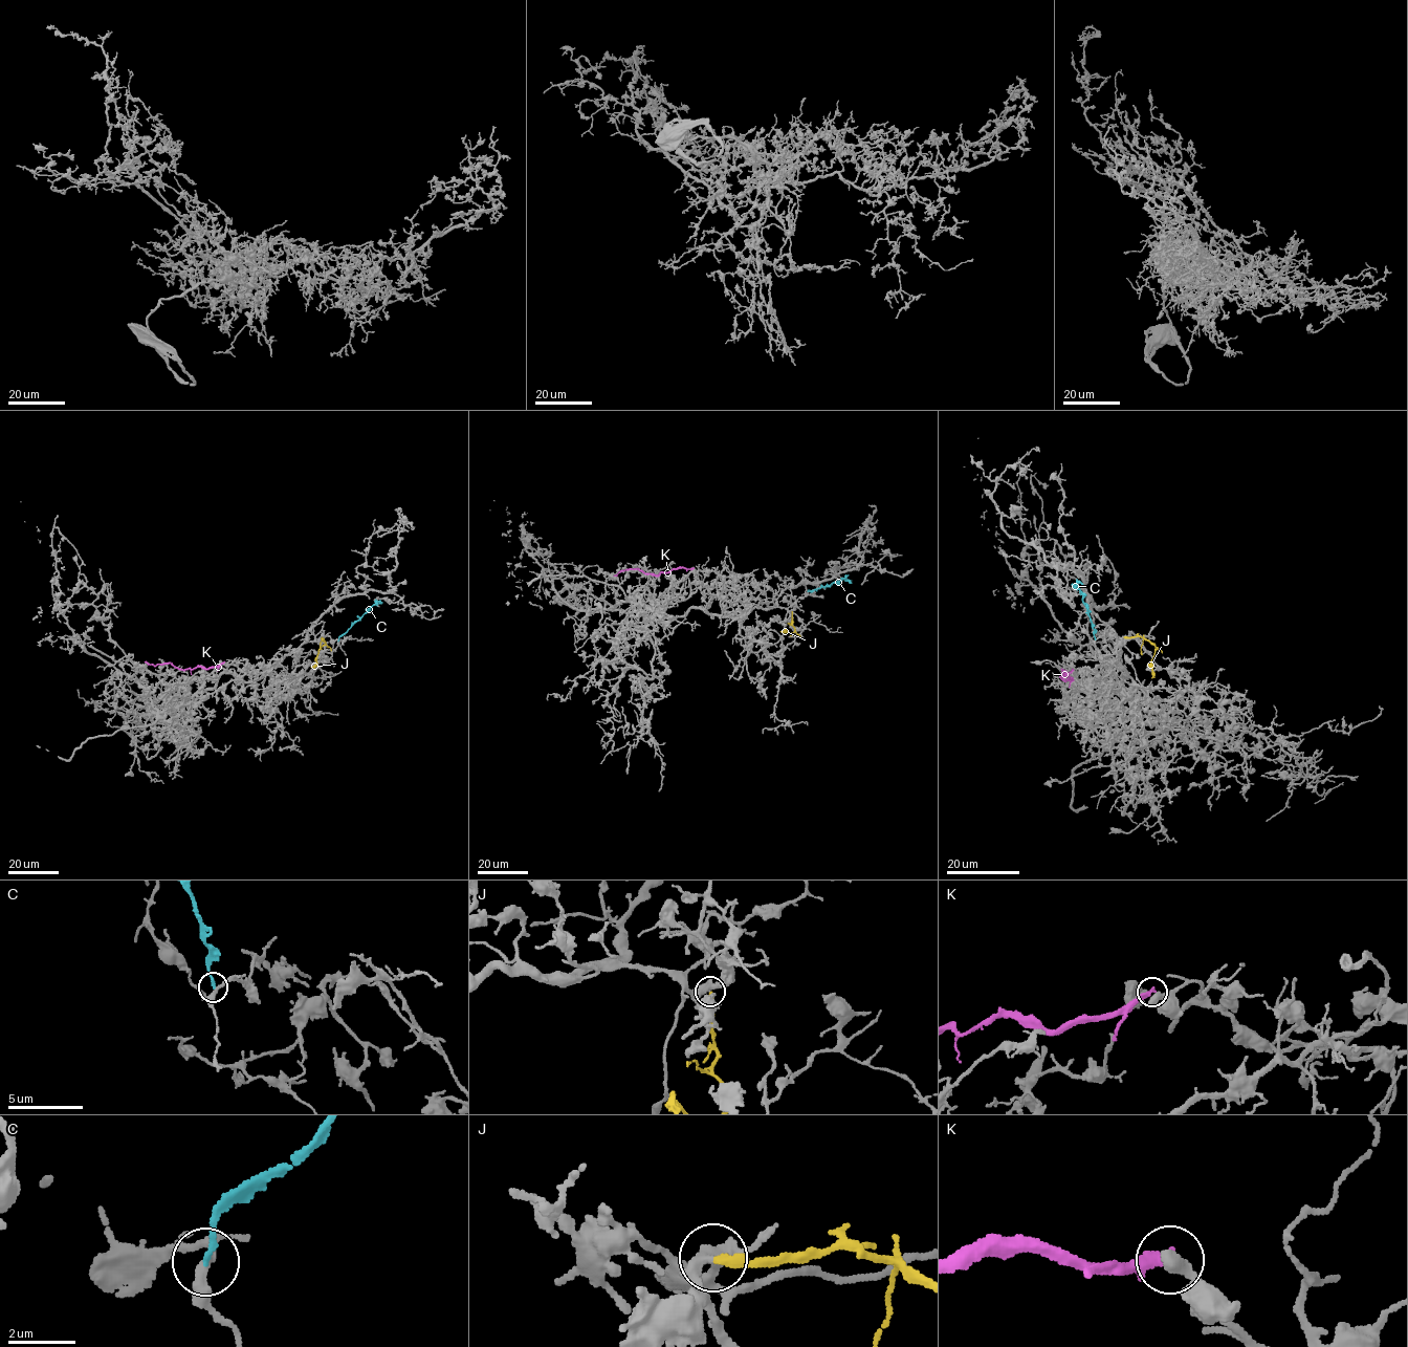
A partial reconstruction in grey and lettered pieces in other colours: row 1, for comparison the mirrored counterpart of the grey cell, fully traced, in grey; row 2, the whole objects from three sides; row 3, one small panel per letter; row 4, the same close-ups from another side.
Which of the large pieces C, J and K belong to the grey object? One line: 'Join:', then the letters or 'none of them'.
Join: J

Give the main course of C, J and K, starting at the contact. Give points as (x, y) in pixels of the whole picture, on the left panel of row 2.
C: (337, 641), (373, 605), (381, 603)
J: (322, 639), (325, 644), (311, 668)
K: (224, 663), (207, 669), (184, 669), (170, 663), (154, 666), (145, 661)

